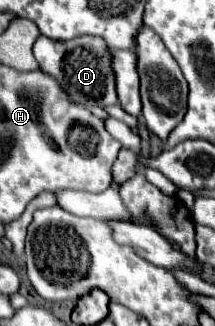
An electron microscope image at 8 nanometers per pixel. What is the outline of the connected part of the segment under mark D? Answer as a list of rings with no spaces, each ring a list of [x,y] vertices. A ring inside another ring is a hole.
[[[39,37],[33,45],[33,55],[39,63],[39,69],[47,75],[51,75],[61,89],[69,95],[69,99],[77,105],[115,105],[115,77],[111,73],[111,49],[107,49],[105,41],[99,41],[97,37],[77,37],[71,41],[51,41],[47,37]]]

